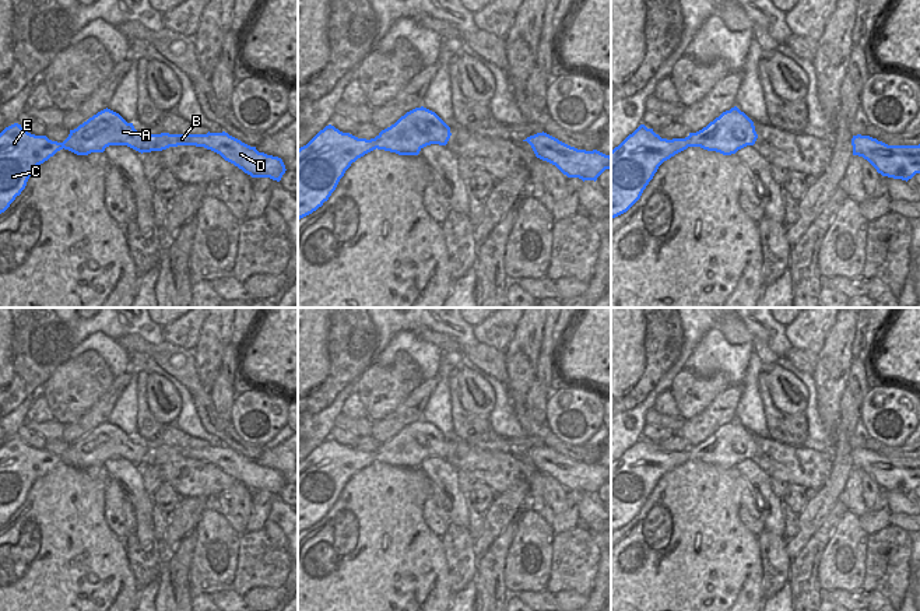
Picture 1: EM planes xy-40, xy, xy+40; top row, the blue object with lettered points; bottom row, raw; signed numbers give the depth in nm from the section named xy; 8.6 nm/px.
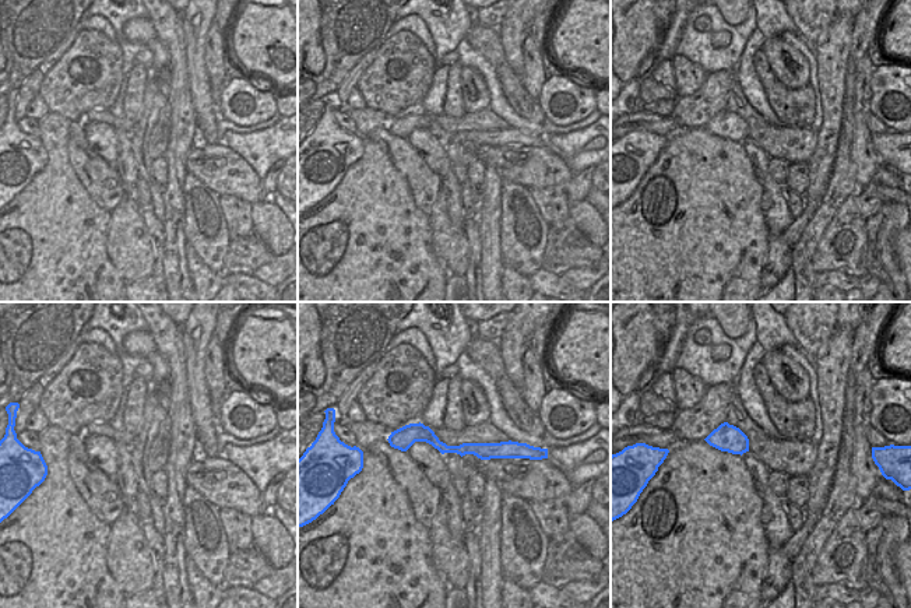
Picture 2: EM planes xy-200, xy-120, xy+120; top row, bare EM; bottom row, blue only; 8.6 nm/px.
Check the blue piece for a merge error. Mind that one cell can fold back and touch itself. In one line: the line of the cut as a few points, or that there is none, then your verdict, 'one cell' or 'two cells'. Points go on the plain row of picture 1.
cut in xy along (375, 450), (378, 460); two cells

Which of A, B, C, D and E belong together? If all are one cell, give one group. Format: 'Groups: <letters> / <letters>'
Groups: A B D / C E

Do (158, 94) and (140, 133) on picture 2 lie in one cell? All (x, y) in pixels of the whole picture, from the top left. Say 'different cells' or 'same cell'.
same cell

